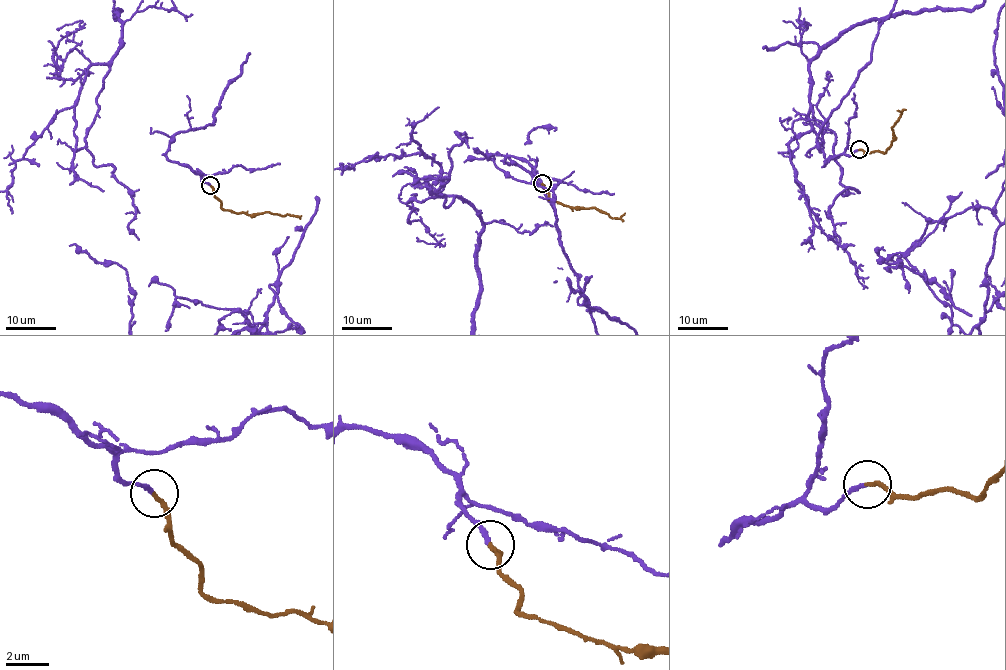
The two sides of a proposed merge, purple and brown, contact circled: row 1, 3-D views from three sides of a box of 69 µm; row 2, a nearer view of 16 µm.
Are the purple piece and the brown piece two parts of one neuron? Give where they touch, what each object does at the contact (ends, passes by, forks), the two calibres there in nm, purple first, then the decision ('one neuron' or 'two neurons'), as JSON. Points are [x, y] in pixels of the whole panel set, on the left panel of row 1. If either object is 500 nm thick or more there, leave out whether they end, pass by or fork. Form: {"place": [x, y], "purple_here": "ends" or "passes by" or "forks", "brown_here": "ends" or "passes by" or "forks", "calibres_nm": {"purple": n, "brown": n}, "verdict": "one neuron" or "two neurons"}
{"place": [210, 185], "purple_here": "ends", "brown_here": "ends", "calibres_nm": {"purple": 170, "brown": 180}, "verdict": "one neuron"}

